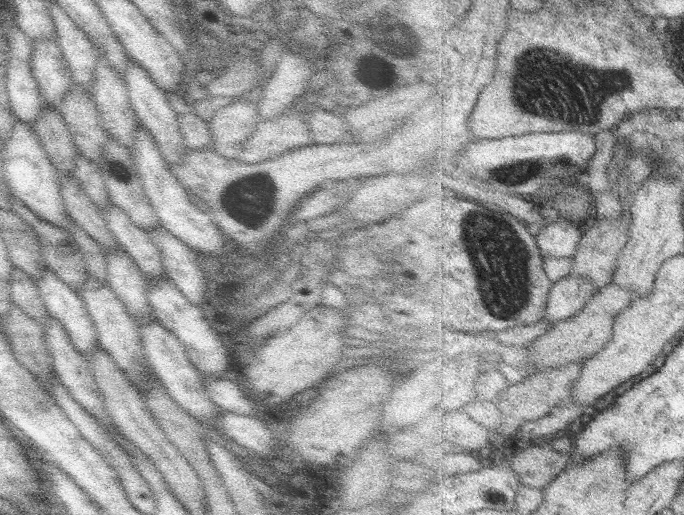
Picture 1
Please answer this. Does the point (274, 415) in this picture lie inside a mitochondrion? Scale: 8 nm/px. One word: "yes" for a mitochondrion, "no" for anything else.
no

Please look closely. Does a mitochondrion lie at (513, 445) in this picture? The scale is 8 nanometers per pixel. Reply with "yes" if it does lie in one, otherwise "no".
no

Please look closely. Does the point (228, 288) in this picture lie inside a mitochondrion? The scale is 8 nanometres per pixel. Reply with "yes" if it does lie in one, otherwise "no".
no

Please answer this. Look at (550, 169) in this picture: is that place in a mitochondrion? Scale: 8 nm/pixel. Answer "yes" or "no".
yes

